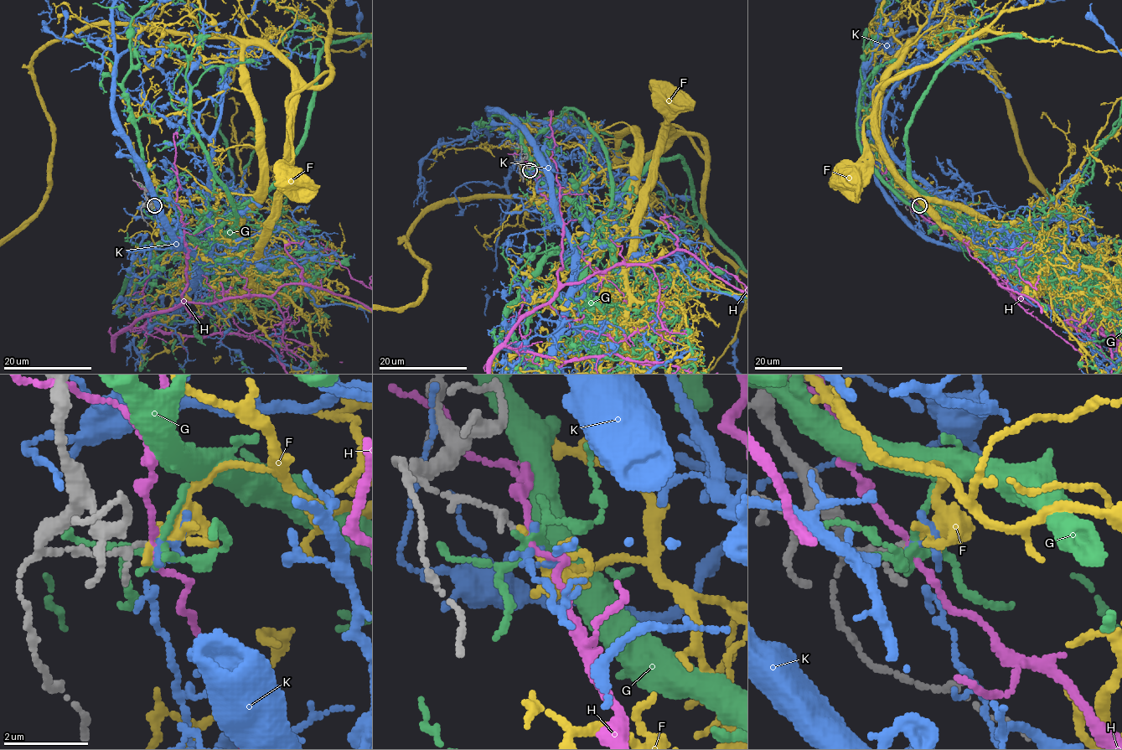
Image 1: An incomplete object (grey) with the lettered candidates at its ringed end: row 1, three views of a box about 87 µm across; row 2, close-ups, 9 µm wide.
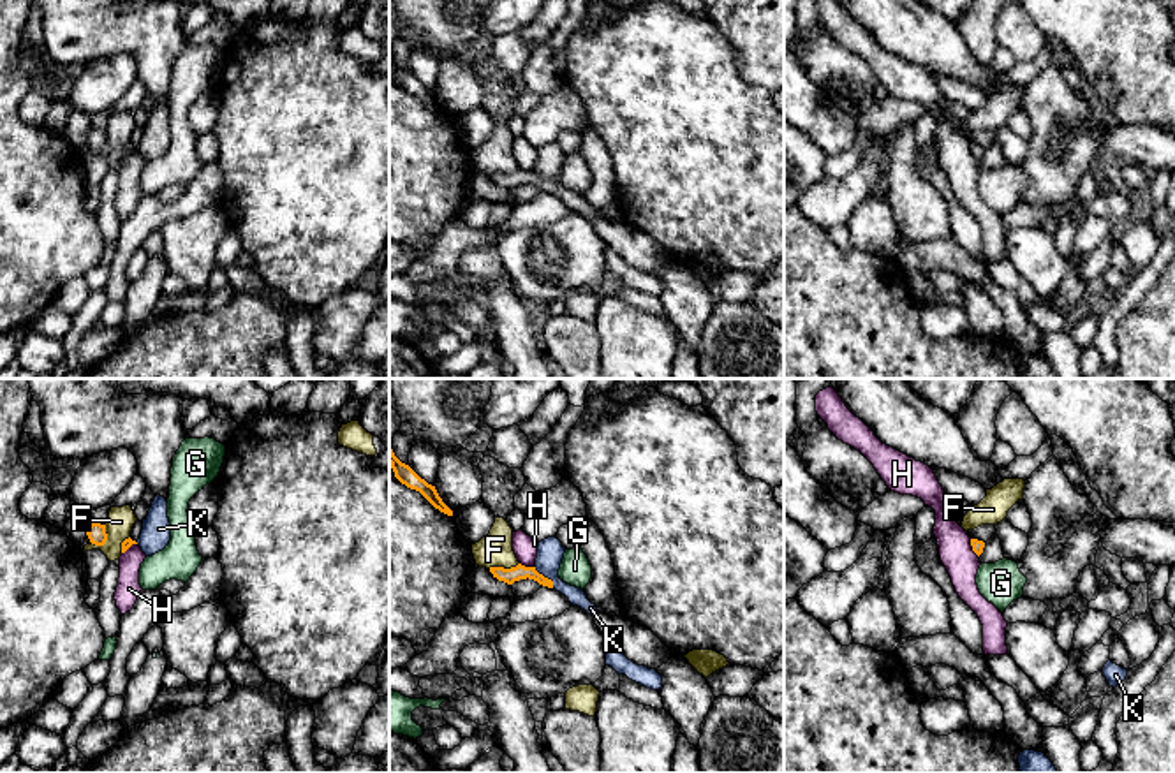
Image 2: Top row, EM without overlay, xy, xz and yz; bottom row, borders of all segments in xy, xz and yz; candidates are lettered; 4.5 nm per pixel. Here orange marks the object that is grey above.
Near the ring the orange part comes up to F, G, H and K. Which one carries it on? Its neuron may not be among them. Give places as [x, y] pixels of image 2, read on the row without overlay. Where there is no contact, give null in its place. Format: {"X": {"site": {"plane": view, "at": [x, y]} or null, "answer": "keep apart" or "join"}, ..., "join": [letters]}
{"F": {"site": {"plane": "xy", "at": [106, 143]}, "answer": "keep apart"}, "G": {"site": null, "answer": "keep apart"}, "H": {"site": {"plane": "xz", "at": [527, 173]}, "answer": "keep apart"}, "K": {"site": {"plane": "xz", "at": [543, 182]}, "answer": "join"}, "join": ["K"]}

